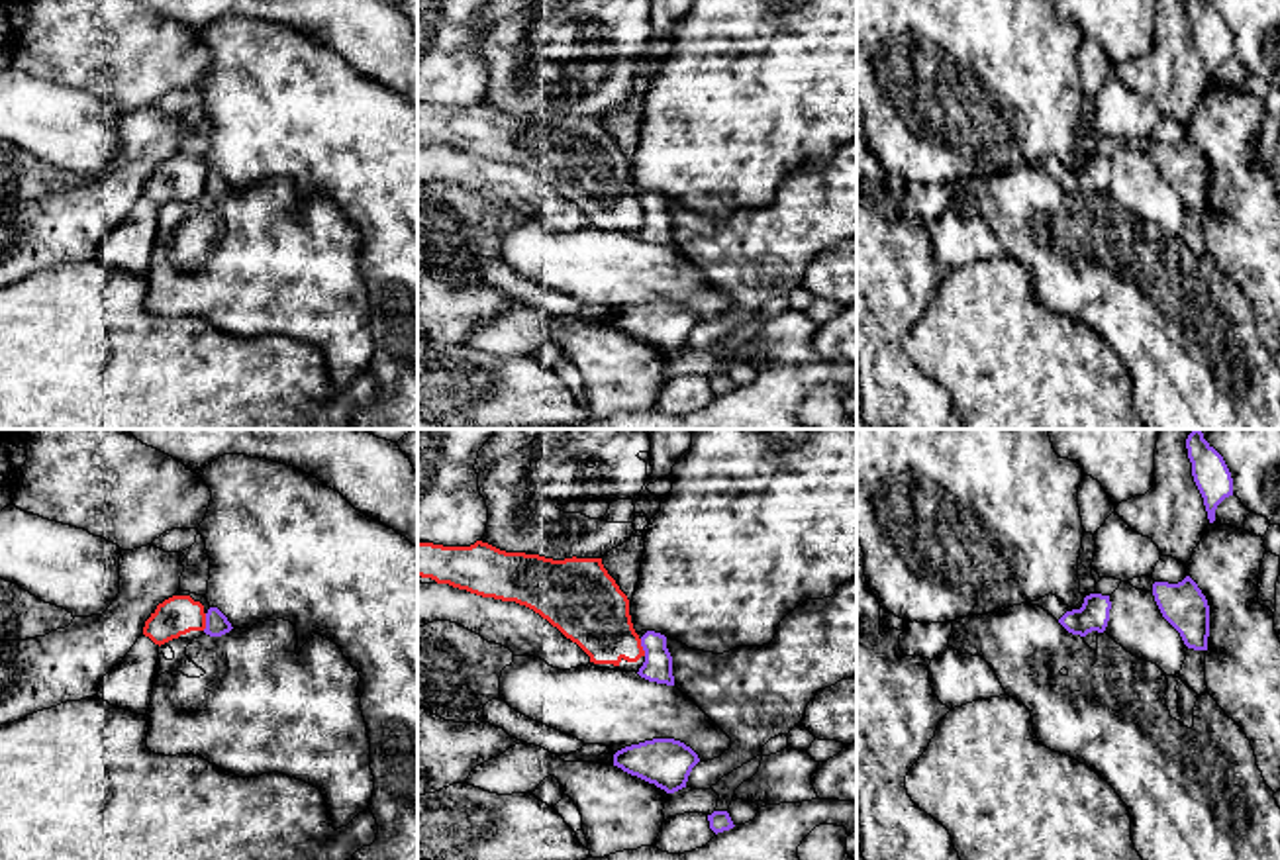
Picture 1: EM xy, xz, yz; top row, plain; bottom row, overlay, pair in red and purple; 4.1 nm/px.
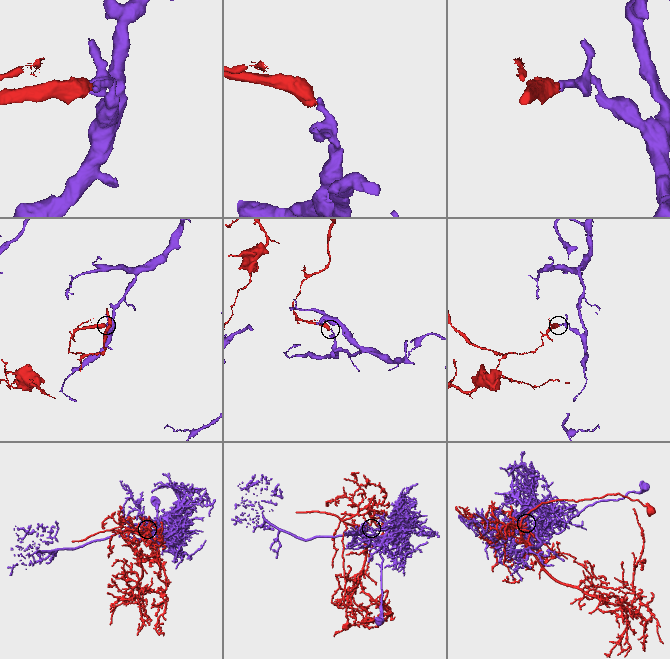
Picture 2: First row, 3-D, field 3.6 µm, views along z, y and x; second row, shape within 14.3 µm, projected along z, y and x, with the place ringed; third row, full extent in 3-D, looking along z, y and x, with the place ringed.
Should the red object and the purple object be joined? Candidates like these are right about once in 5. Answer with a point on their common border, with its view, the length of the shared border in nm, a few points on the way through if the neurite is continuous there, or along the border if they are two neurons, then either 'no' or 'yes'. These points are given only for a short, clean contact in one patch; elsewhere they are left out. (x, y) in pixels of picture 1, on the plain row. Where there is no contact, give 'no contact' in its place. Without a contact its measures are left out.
contact xy (204, 183); length 70 nm; border xy (206, 175), (202, 191); no

